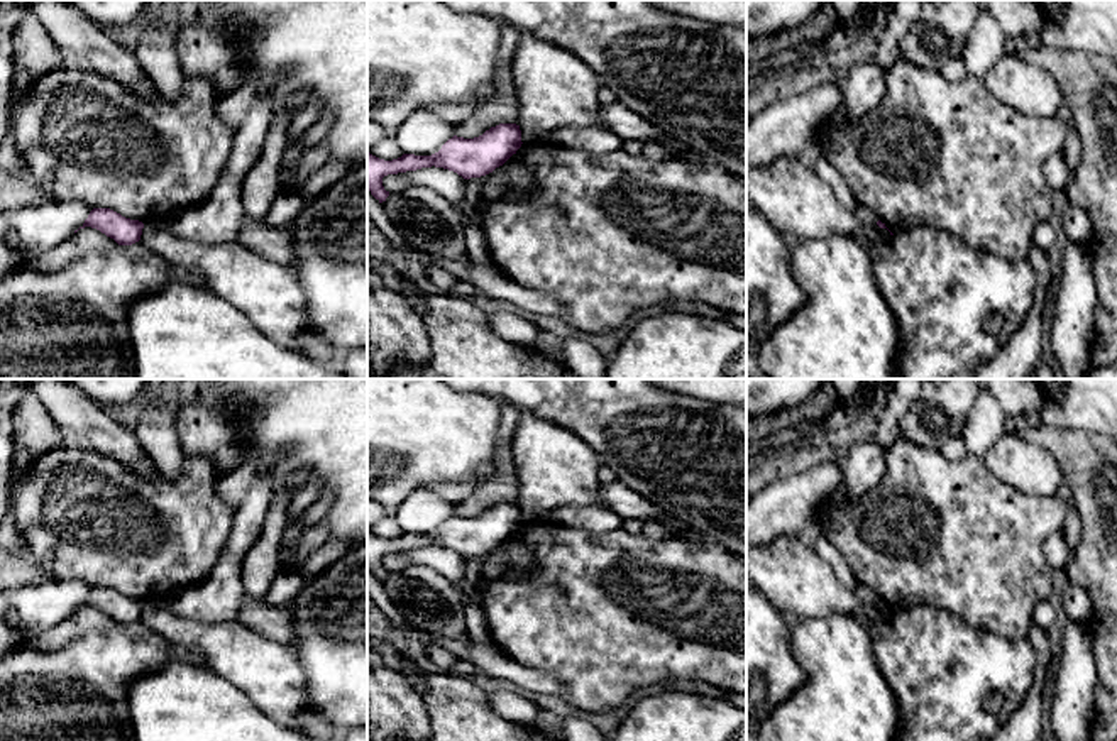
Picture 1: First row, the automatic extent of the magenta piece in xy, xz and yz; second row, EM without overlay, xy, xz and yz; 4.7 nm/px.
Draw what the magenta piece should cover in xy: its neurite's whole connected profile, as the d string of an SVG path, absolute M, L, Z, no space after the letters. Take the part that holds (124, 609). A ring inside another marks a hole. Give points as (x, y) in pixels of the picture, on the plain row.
M93 587L80 607L85 606L100 609L118 624L132 624L140 619L144 602L125 597L110 587Z

